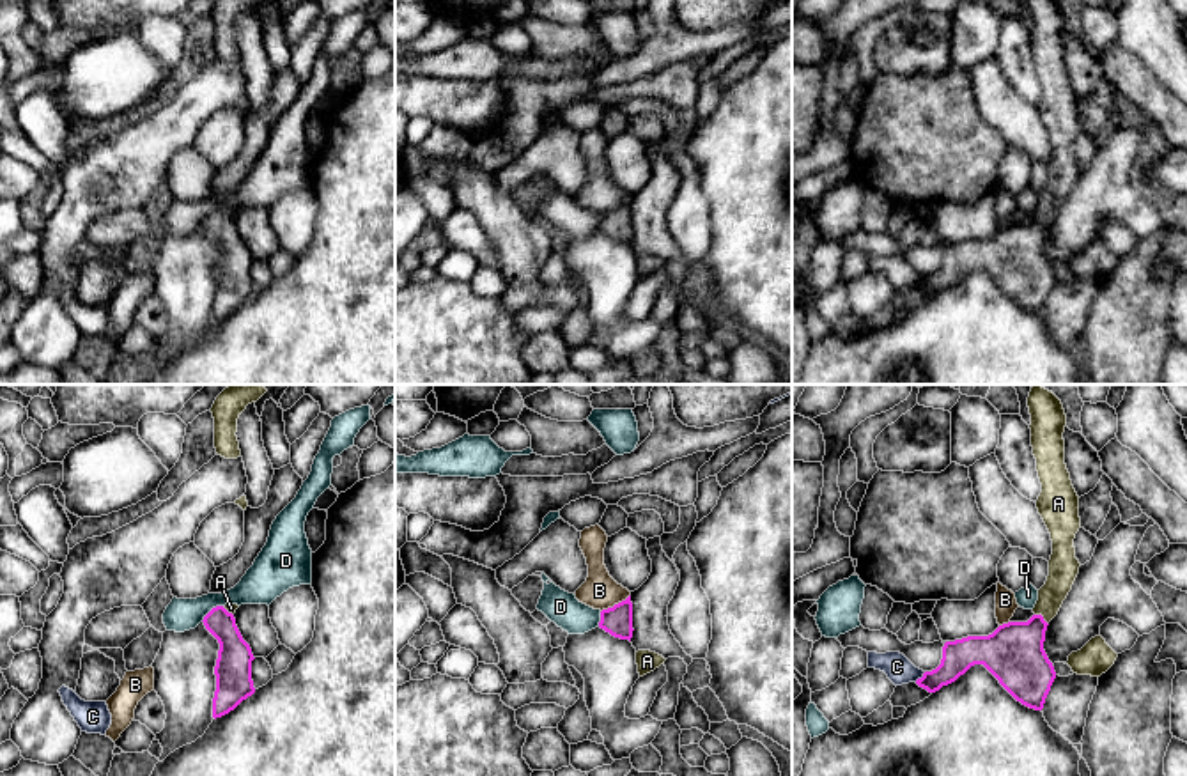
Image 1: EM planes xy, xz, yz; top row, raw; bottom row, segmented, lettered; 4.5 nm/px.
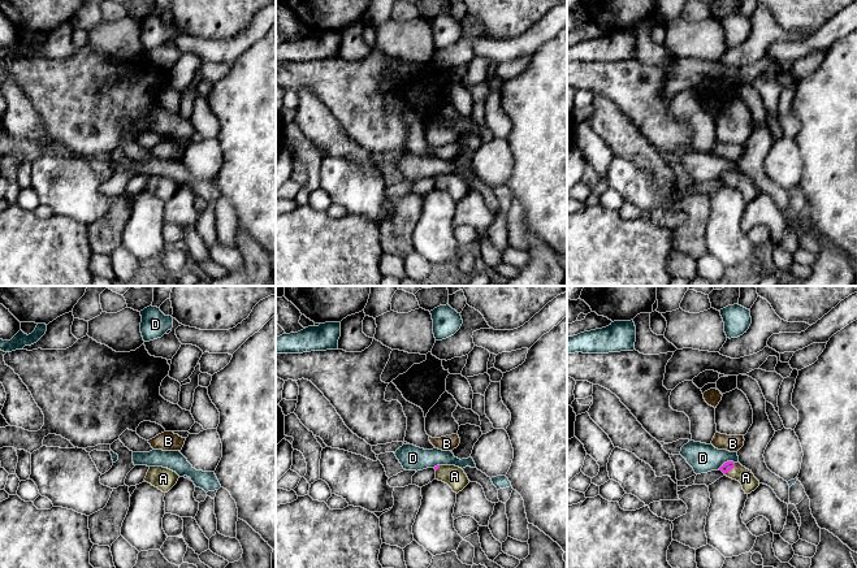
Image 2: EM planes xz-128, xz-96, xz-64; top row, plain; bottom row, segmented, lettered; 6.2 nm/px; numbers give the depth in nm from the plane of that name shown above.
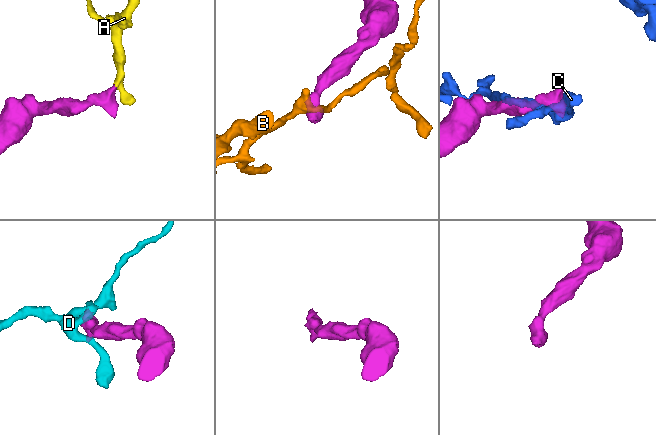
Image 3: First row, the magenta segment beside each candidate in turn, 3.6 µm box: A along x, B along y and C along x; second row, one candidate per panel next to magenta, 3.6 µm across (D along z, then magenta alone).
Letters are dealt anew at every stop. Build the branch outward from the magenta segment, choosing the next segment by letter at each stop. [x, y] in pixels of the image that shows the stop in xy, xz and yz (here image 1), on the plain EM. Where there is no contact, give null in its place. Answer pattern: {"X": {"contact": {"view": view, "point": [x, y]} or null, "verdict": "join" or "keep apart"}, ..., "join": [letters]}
{"A": {"contact": {"view": "yz", "point": [1042, 220]}, "verdict": "join"}, "B": {"contact": {"view": "xz", "point": [615, 208]}, "verdict": "keep apart"}, "C": {"contact": {"view": "yz", "point": [922, 280]}, "verdict": "keep apart"}, "D": {"contact": {"view": "xy", "point": [211, 213]}, "verdict": "keep apart"}, "join": ["A"]}

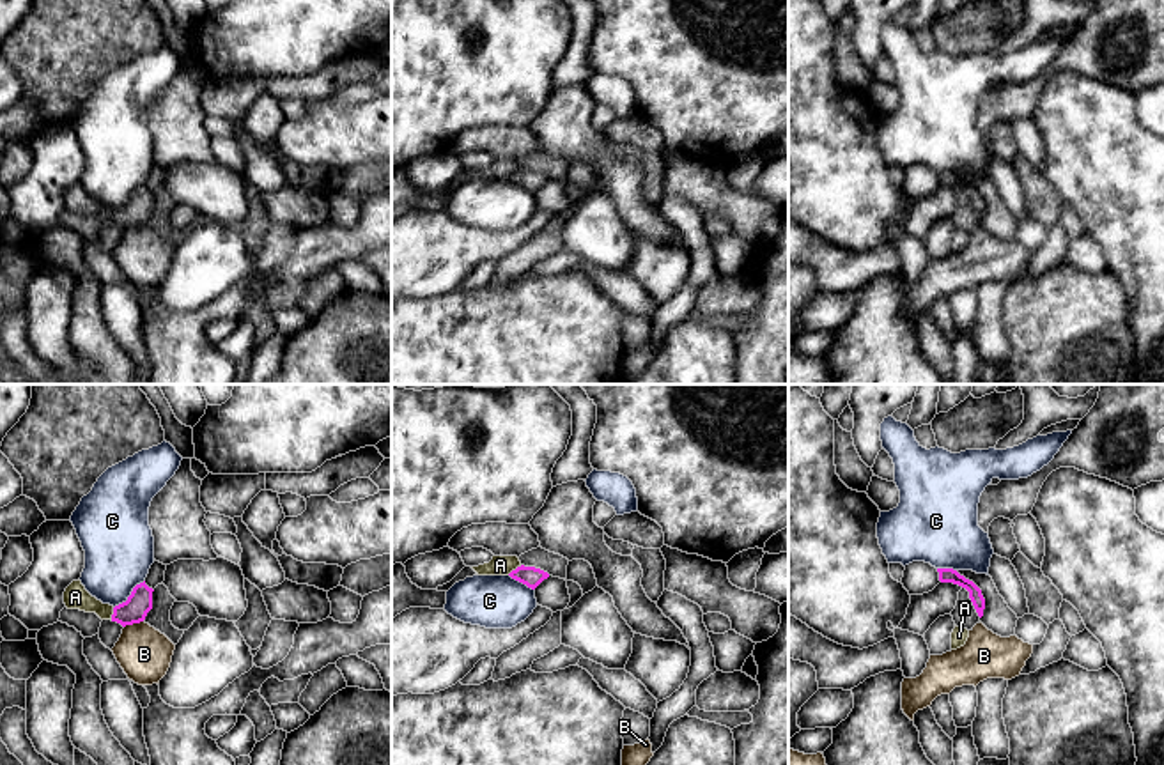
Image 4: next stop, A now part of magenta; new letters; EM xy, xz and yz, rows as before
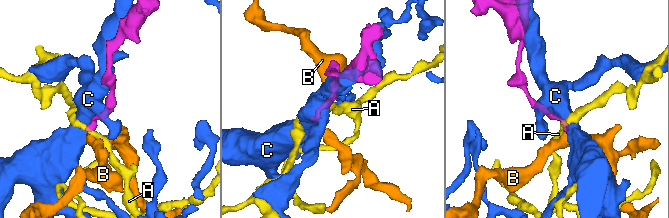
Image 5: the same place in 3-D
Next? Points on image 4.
{"A": {"contact": {"view": "xz", "point": [516, 172]}, "verdict": "keep apart"}, "B": {"contact": {"view": "xy", "point": [133, 225]}, "verdict": "keep apart"}, "C": {"contact": {"view": "xy", "point": [130, 199]}, "verdict": "keep apart"}, "join": []}

